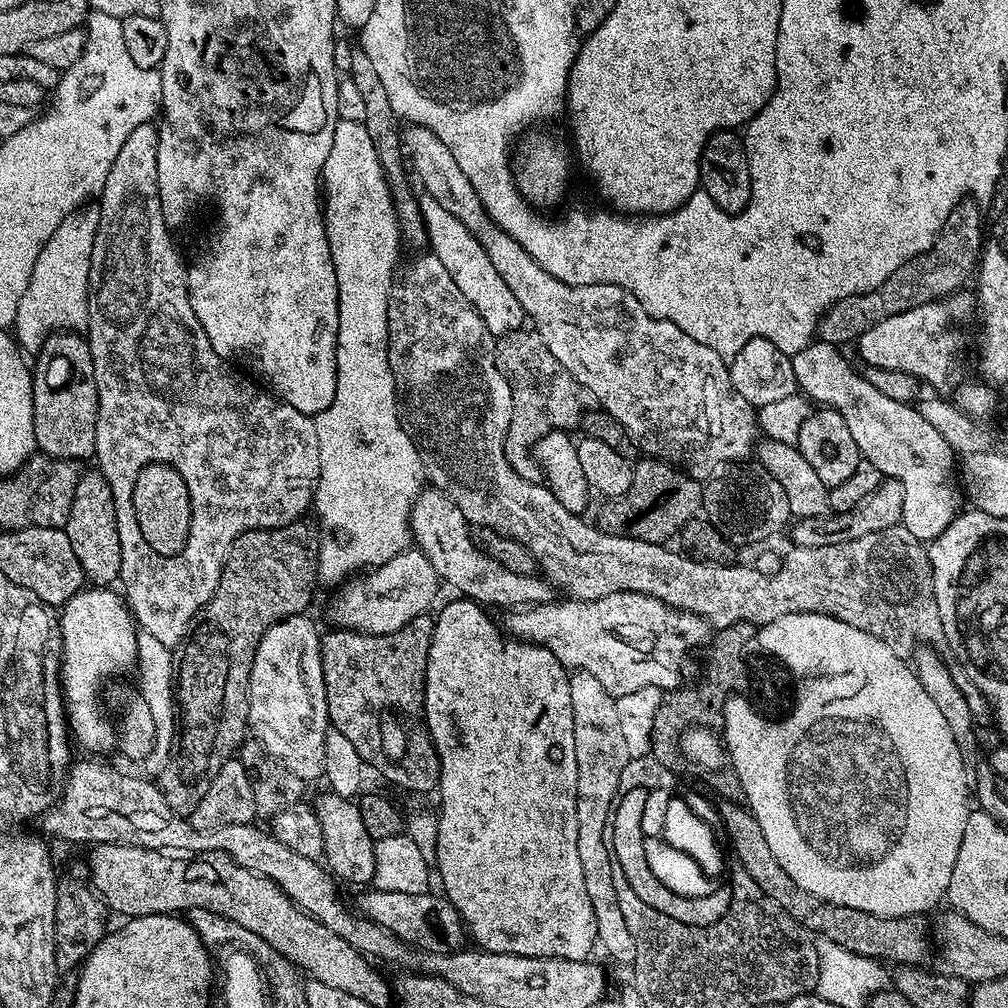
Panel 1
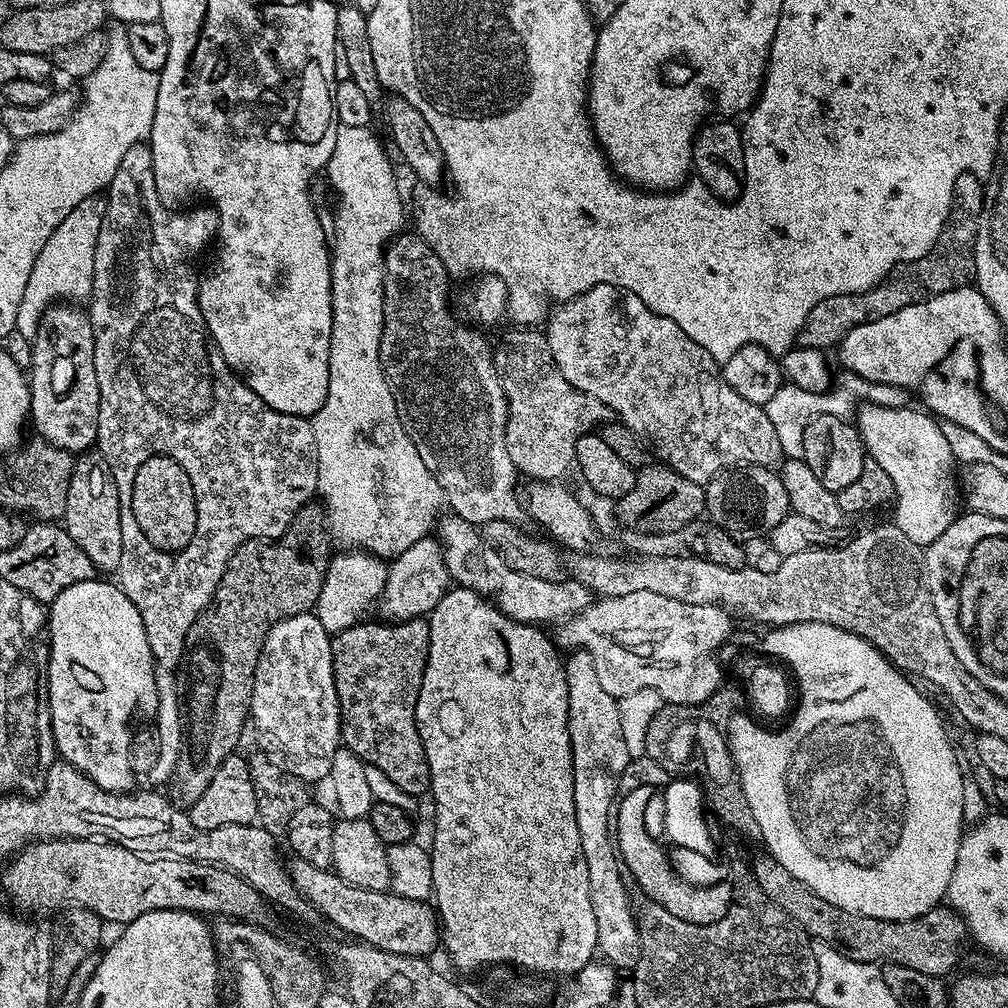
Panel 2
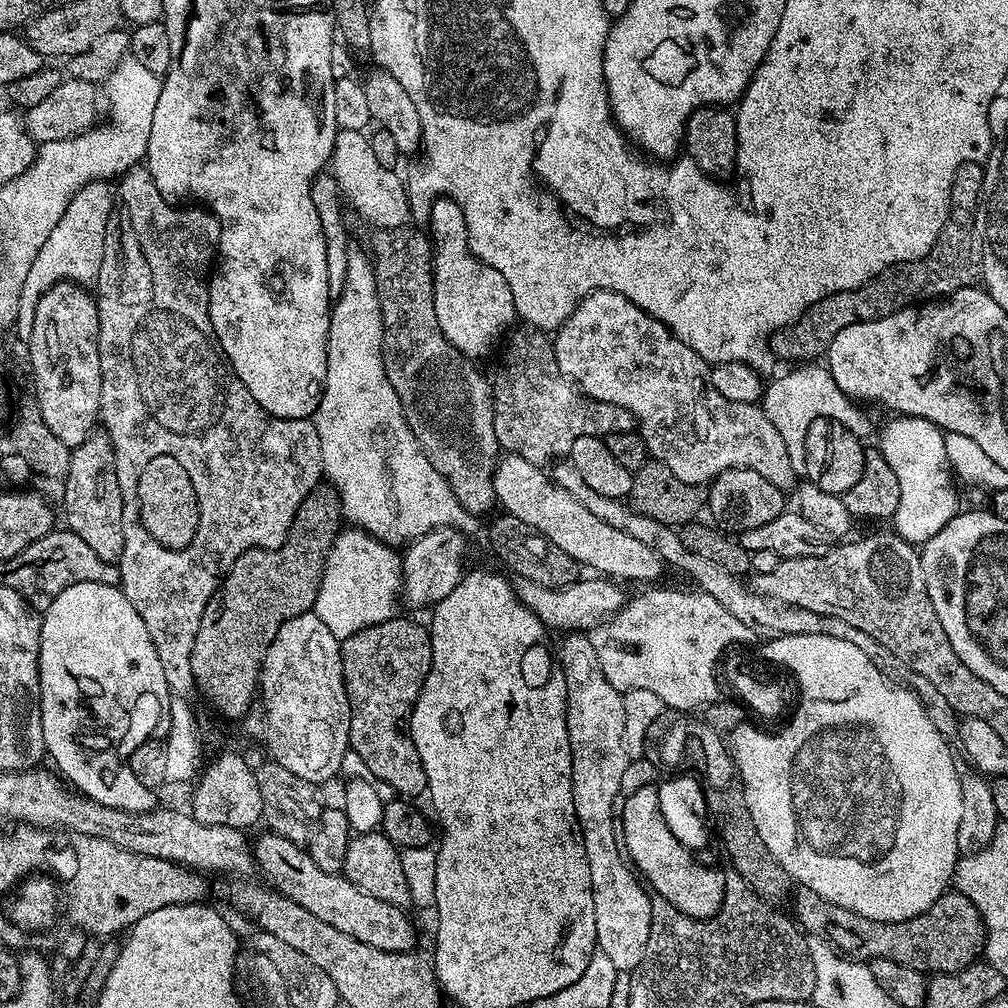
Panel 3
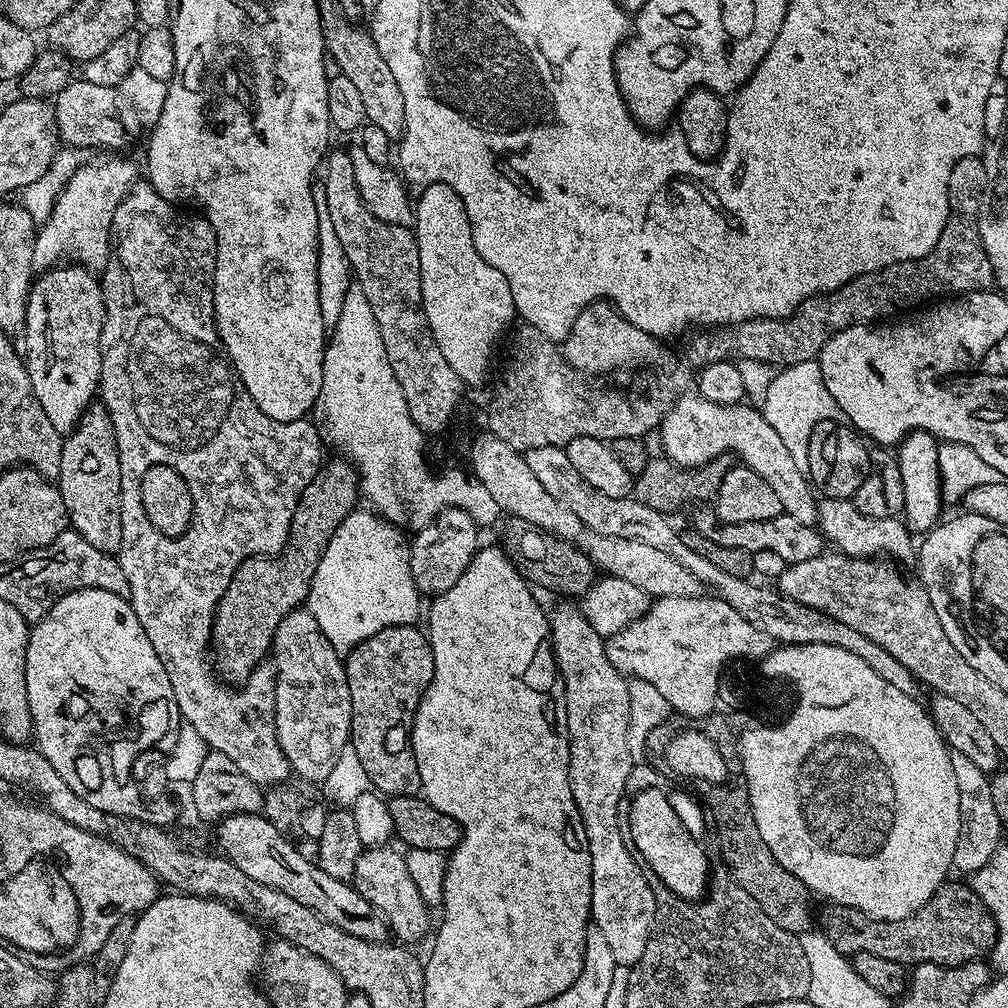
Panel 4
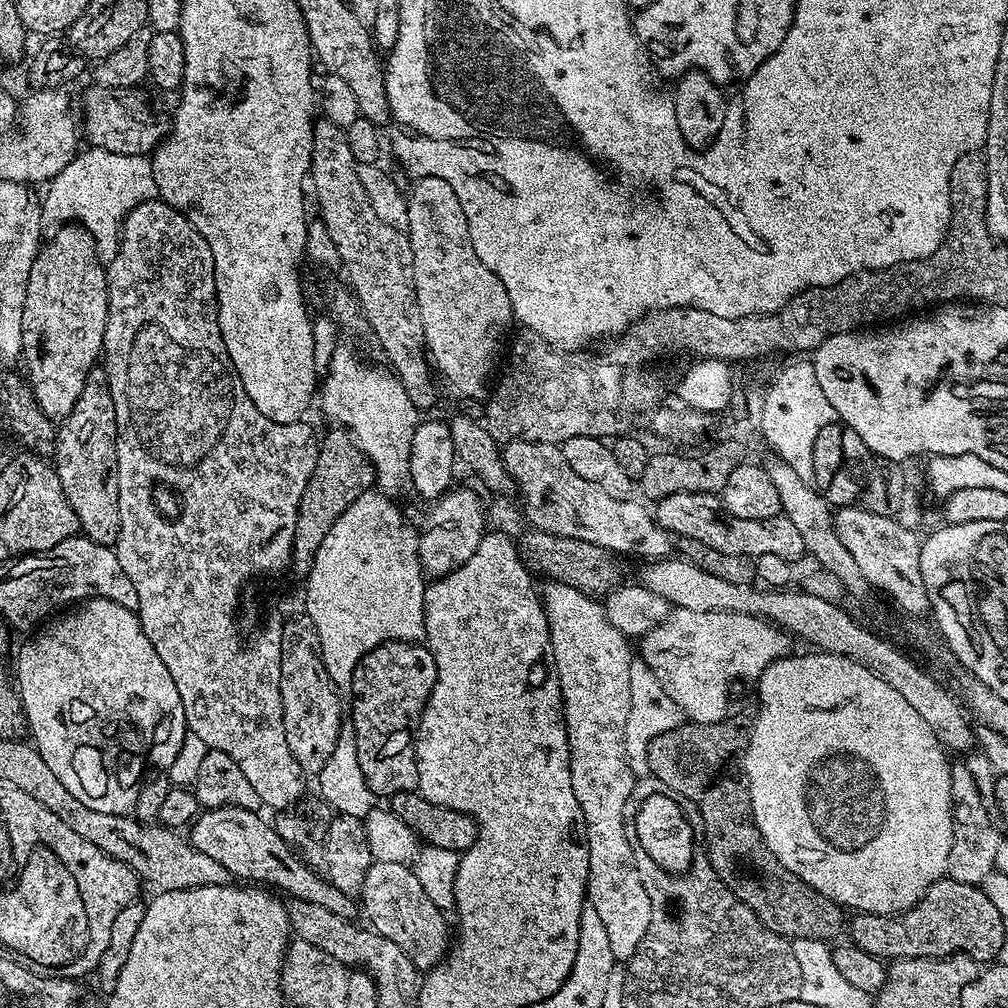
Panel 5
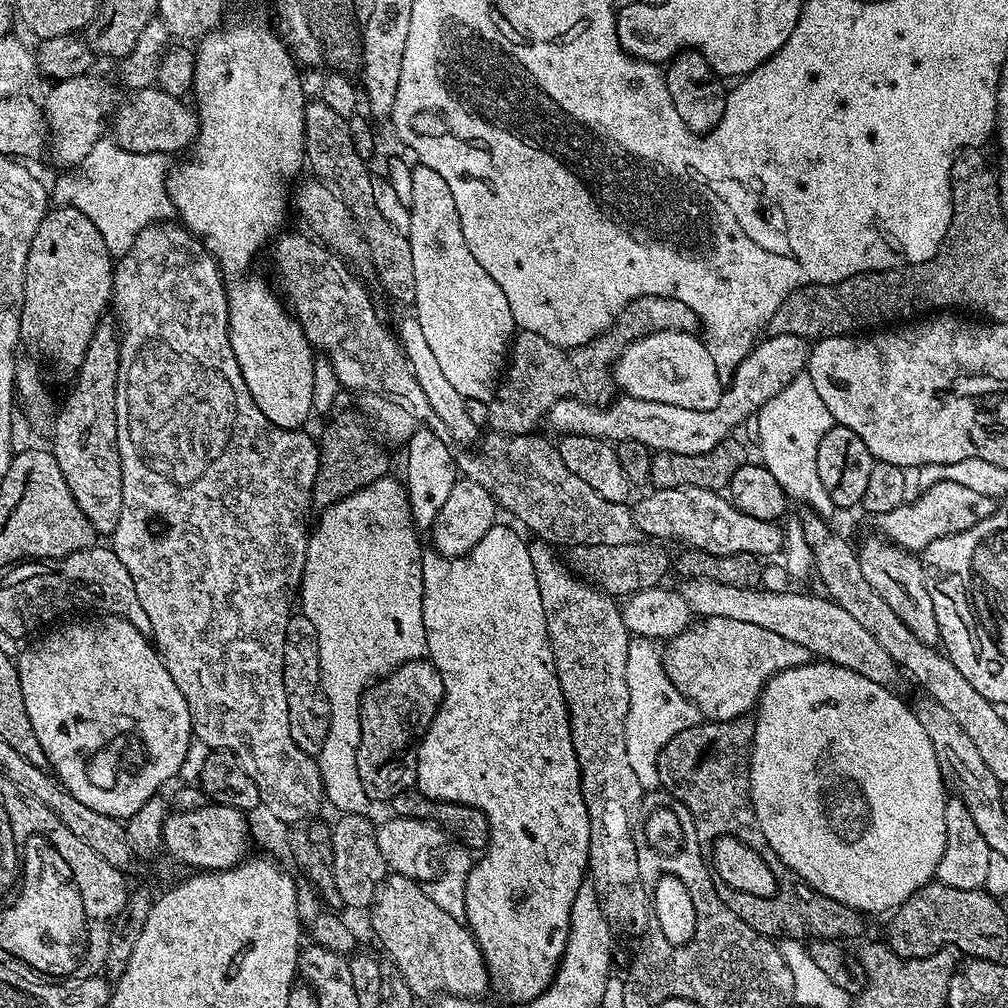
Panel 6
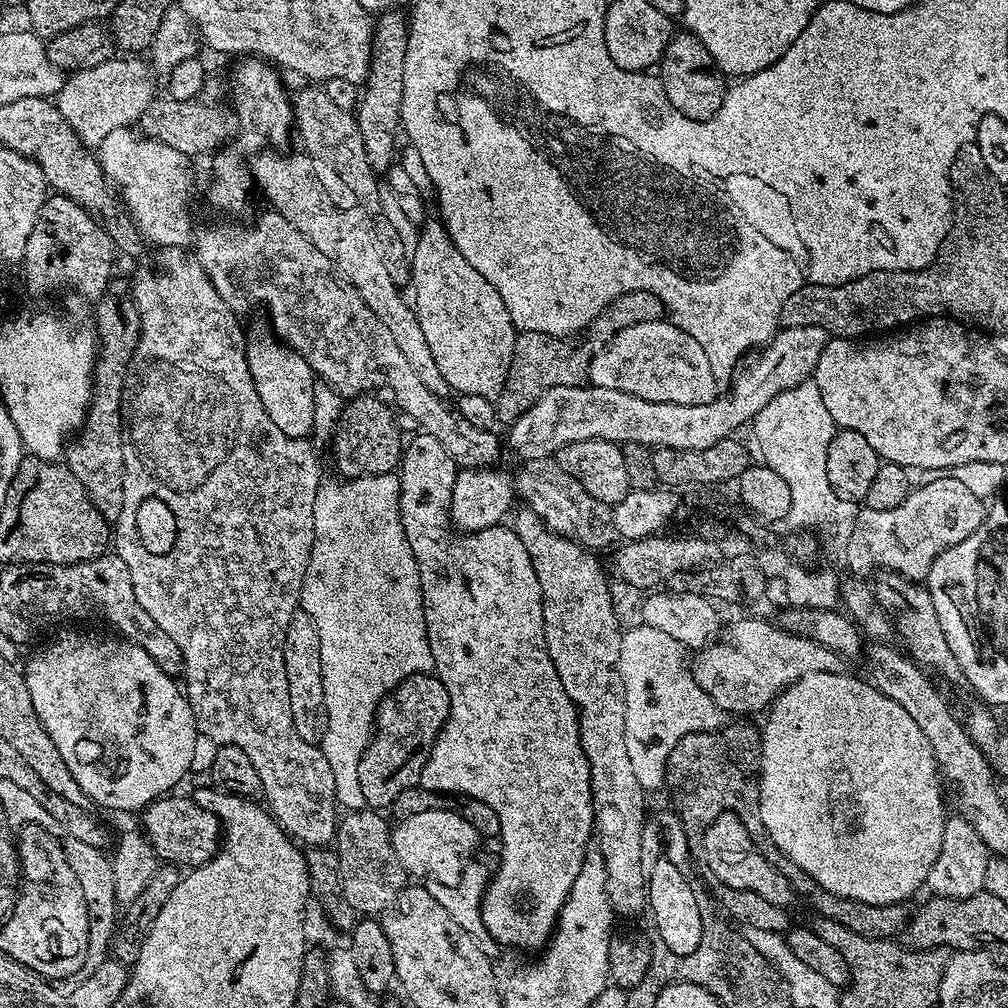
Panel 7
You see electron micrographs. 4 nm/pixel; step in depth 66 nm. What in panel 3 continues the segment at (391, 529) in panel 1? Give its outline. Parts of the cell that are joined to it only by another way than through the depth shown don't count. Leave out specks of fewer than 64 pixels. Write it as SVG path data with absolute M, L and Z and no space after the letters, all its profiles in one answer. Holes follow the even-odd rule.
M358 130L337 131L330 161L332 177L338 182L347 207L349 204L362 219L369 220L373 229L405 227L409 223L408 192L399 174L380 161L375 146L366 137ZM353 251L349 255L346 280L342 282L340 295L335 297L330 311L332 317L326 342L326 382L314 423L322 454L322 476L340 496L343 519L351 527L369 532L383 544L393 546L407 546L436 528L459 528L471 534L476 528L477 513L468 512L462 507L454 490L450 490L446 478L442 478L442 474L430 466L402 414L398 394L394 394L394 386L390 386L390 378L386 378L382 362L382 306L378 306L374 270L365 253L363 256Z

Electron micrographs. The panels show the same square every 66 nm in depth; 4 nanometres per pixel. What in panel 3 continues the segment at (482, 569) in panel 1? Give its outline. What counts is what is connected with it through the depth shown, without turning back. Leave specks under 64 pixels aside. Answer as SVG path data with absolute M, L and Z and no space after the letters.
M581 578L570 586L547 588L538 586L538 582L517 579L514 587L516 597L524 603L544 627L549 630L561 628L561 633L567 634L573 630L591 630L600 624L606 624L611 616L616 615L626 603L626 595L619 583L611 578Z

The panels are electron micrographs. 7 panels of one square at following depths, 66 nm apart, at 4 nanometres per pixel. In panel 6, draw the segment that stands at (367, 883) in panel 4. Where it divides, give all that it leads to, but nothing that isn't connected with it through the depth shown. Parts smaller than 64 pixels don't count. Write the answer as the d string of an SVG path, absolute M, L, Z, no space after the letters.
M389 875L376 892L370 915L373 934L392 955L395 971L404 979L406 986L410 986L413 997L436 998L447 994L480 998L490 988L488 968L472 933L461 921L450 918L446 910L440 909L417 881Z

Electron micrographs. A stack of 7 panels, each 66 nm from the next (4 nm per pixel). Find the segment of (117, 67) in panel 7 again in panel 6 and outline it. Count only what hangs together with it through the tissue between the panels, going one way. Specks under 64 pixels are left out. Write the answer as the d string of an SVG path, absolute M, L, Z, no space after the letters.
M89 74L53 83L48 97L42 100L44 118L48 121L50 133L50 152L52 148L53 158L60 164L68 164L64 166L79 165L80 161L86 158L86 154L90 154L90 150L94 150L96 143L105 135L106 121L113 115L112 103L115 102L116 96L112 93L111 86L102 77L96 75Z

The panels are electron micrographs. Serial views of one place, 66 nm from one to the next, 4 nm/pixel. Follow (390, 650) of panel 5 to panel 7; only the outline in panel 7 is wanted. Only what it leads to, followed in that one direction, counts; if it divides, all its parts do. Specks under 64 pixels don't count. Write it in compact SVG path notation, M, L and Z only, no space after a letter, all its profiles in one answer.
M423 672L406 678L401 684L388 693L376 705L376 723L372 733L372 741L358 762L358 786L362 786L362 798L365 805L373 810L391 809L394 798L402 794L402 790L419 785L420 775L428 761L430 750L444 729L450 714L450 694L439 676Z

